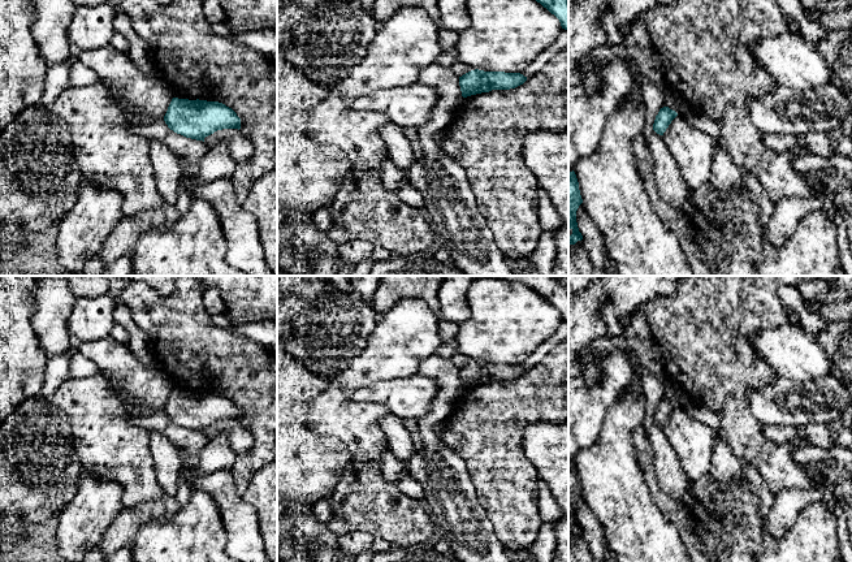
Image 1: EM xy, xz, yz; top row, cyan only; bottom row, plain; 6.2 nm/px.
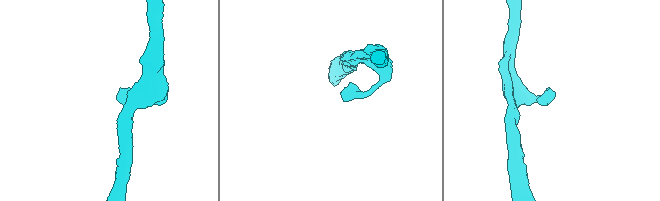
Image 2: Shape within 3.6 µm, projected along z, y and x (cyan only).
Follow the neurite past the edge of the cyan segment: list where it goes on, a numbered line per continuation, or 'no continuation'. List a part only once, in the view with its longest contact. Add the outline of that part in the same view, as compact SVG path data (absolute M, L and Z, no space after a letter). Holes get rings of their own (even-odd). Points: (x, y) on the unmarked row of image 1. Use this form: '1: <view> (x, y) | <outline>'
no continuation

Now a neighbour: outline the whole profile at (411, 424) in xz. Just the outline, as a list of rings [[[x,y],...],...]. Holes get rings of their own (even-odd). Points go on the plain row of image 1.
[[[408,418],[408,419],[405,419],[403,422],[405,422],[405,425],[411,435],[414,450],[415,451],[423,450],[423,438],[421,438],[421,435],[420,435],[418,420]]]

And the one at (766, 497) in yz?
[[[739,458],[741,472],[749,483],[751,488],[757,493],[760,498],[760,518],[765,523],[767,514],[775,503],[775,494],[770,490],[766,481],[758,474],[756,467],[747,459]]]

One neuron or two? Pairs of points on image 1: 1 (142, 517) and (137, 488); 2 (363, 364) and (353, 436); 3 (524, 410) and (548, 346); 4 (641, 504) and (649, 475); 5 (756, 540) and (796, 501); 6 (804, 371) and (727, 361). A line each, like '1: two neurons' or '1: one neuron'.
1: two neurons
2: one neuron
3: two neurons
4: two neurons
5: two neurons
6: two neurons

